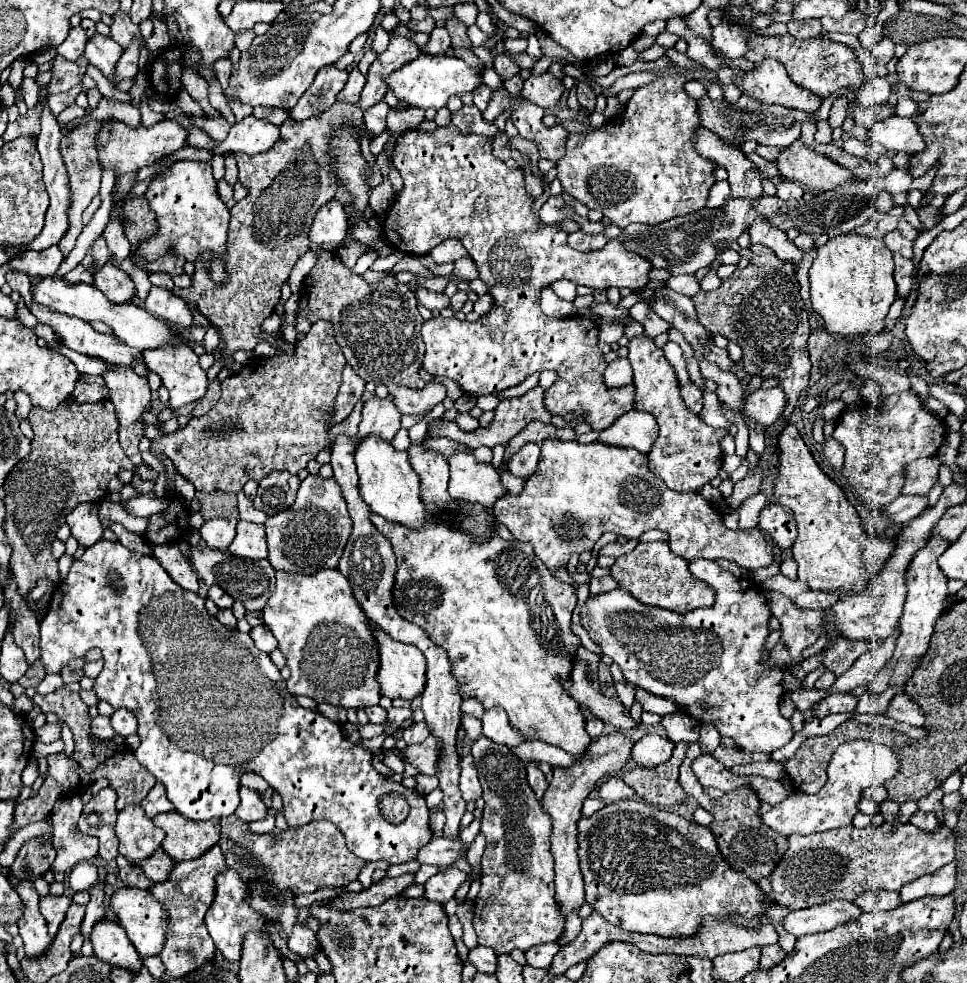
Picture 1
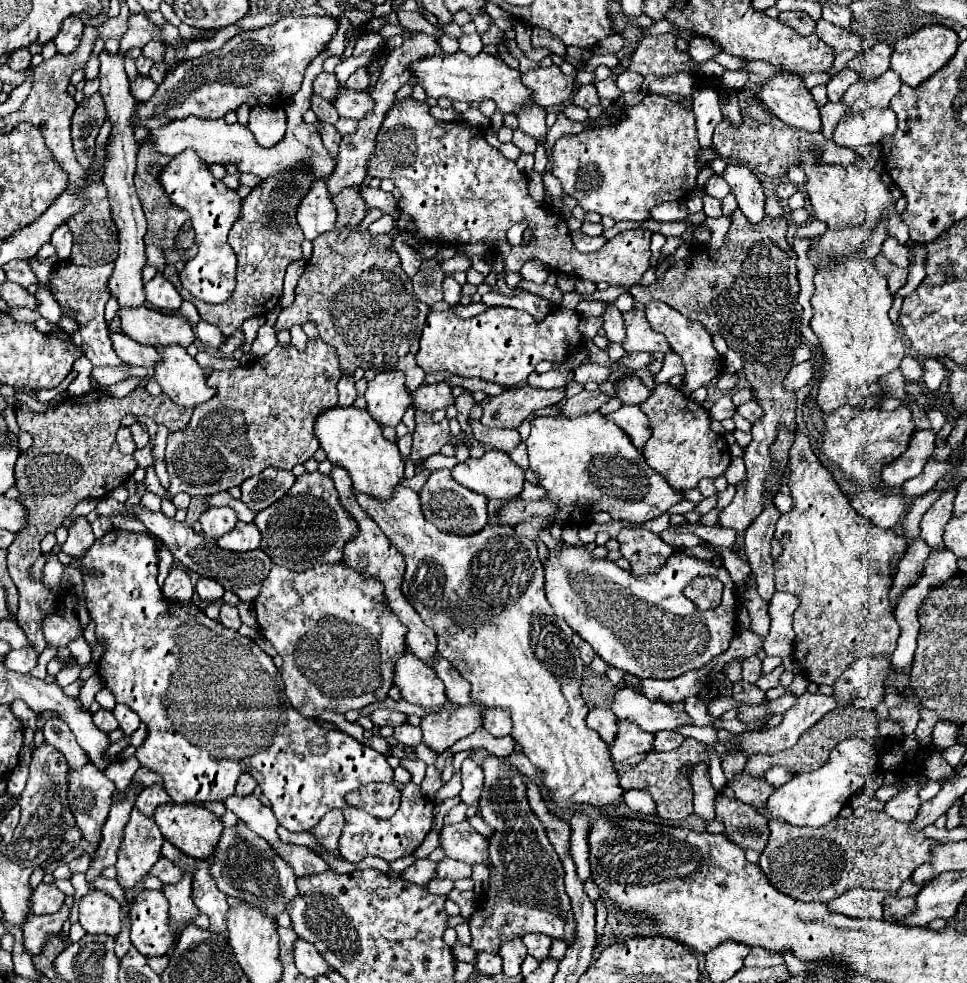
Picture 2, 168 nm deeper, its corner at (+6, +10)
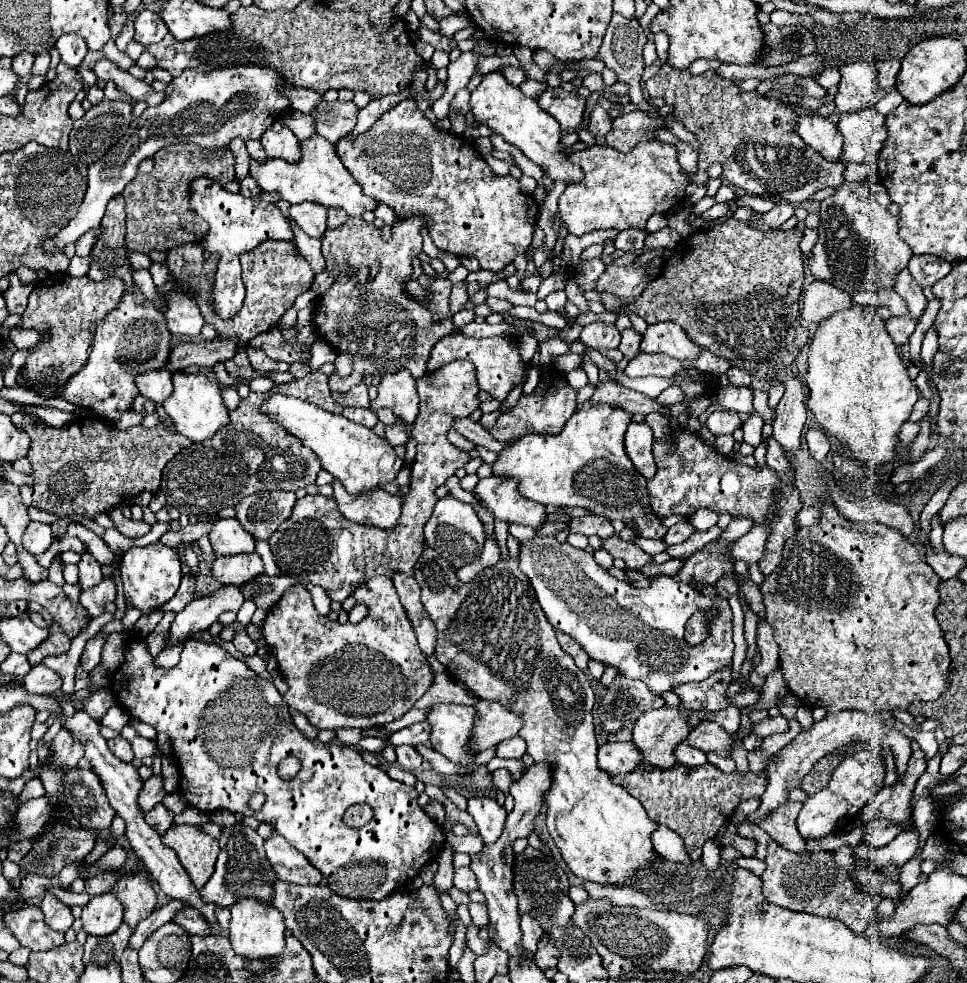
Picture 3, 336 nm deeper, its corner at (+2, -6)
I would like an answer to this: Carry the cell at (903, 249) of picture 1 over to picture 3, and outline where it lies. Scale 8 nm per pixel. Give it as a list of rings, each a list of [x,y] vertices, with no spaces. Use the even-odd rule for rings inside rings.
[[[903,270],[895,276],[895,292],[907,302],[909,308],[909,316],[911,320],[917,324],[925,306],[927,306],[927,298],[921,292],[921,286],[911,278],[909,270]]]

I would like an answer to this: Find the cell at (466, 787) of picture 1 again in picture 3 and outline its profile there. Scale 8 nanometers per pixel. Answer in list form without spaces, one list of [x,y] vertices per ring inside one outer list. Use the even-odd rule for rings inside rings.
[[[471,796],[471,798],[469,798],[467,812],[475,818],[483,842],[485,842],[485,844],[497,842],[497,838],[501,836],[505,818],[507,818],[505,808],[499,806],[499,804],[497,804],[493,798],[489,798],[489,796]]]

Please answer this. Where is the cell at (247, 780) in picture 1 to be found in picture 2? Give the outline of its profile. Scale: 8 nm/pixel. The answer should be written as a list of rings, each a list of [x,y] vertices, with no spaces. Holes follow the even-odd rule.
[[[243,772],[241,776],[239,776],[239,782],[237,782],[237,794],[251,794],[253,790],[257,788],[257,780],[249,774],[249,772]]]

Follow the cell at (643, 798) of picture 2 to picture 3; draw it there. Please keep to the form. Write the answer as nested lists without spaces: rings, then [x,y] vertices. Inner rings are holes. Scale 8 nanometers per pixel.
[[[659,826],[659,832],[653,832],[651,840],[653,840],[655,850],[665,860],[671,860],[671,862],[677,862],[677,864],[691,864],[689,854],[683,848],[681,836],[677,836],[673,830],[669,830],[665,826]]]

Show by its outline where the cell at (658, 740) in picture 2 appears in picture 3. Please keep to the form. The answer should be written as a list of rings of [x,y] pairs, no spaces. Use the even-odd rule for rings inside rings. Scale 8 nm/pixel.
[[[679,744],[679,746],[675,748],[675,756],[677,756],[677,760],[679,760],[681,764],[685,764],[685,766],[701,766],[701,764],[709,762],[705,752],[701,752],[699,748],[693,748],[693,746],[689,746],[689,744]]]

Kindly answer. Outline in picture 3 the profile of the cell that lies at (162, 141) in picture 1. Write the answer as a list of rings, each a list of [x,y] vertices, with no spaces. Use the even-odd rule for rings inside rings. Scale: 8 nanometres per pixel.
[[[311,136],[301,142],[303,156],[297,164],[289,164],[285,160],[267,160],[265,164],[251,162],[251,176],[259,182],[263,192],[275,192],[289,204],[299,202],[317,202],[325,208],[341,208],[349,216],[363,216],[367,210],[375,210],[379,202],[371,196],[365,196],[357,180],[353,180],[351,172],[341,164],[335,144],[329,144],[321,136]]]

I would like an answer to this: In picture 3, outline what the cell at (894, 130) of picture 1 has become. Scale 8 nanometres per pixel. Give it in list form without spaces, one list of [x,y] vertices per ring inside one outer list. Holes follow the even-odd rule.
[[[875,108],[843,114],[837,126],[845,138],[841,162],[873,162],[879,156],[887,138],[887,128],[885,116]]]

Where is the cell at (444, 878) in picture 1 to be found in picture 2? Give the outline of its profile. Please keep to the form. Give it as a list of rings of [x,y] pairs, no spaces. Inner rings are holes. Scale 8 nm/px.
[[[445,858],[437,864],[437,878],[449,878],[449,880],[459,880],[459,878],[469,878],[471,876],[471,866],[461,864],[457,860]]]

